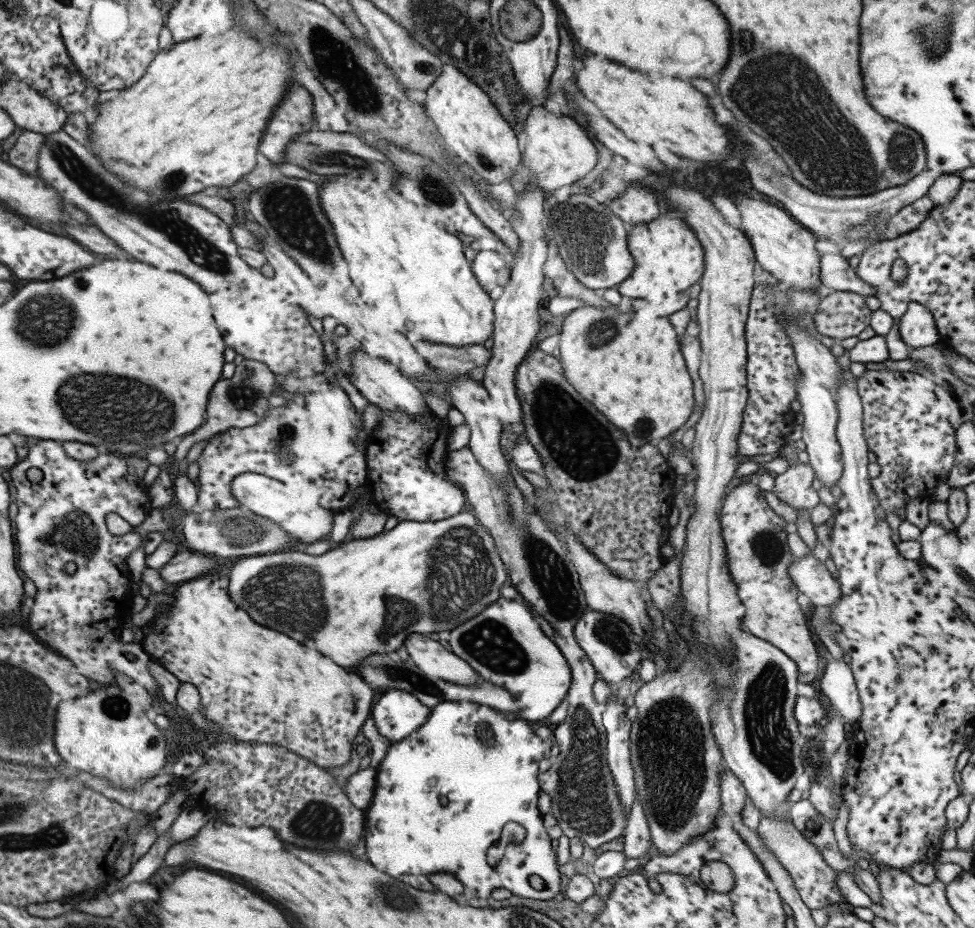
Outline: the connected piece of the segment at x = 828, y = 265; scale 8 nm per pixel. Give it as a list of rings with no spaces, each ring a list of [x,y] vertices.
[[[820,254],[820,280],[837,292],[854,292],[862,296],[876,296],[876,288],[864,282],[848,259],[841,254]]]

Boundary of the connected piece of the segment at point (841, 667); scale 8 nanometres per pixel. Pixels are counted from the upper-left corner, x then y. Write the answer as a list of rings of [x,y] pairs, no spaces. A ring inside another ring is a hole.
[[[825,650],[825,672],[820,678],[820,690],[845,721],[856,725],[862,718],[862,703],[851,668],[843,660],[834,660]]]

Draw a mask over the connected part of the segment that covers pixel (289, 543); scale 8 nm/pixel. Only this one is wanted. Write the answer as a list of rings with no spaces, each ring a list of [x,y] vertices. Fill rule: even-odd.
[[[246,508],[186,513],[180,516],[178,522],[180,522],[184,540],[186,540],[190,551],[204,554],[204,556],[226,560],[302,548],[300,542],[289,535],[277,522],[247,511]],[[216,534],[222,536],[222,540],[218,538],[218,542],[222,542],[222,544],[216,544]]]

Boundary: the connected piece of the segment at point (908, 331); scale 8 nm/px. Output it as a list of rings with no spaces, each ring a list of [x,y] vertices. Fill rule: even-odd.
[[[912,303],[900,317],[899,333],[908,348],[924,348],[940,341],[930,309],[917,303]]]

